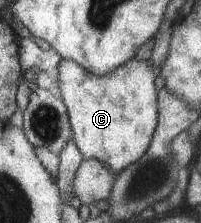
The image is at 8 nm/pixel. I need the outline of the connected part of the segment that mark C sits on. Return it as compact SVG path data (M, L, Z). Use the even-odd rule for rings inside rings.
M131 58L99 77L73 60L60 59L53 85L65 104L72 140L84 159L97 159L116 175L145 153L158 122L154 80L159 70L149 59Z

